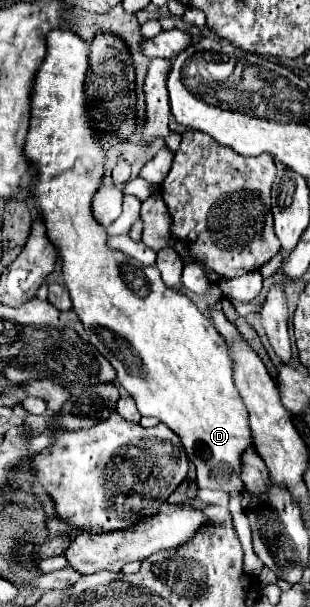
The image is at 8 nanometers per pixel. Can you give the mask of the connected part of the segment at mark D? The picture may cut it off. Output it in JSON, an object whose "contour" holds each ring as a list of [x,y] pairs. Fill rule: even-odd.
{"contour":[[[70,28],[50,30],[44,42],[46,56],[38,68],[40,72],[36,72],[32,80],[30,130],[24,140],[24,156],[36,172],[36,180],[30,186],[32,204],[44,220],[48,240],[58,250],[62,278],[70,292],[74,310],[94,348],[116,368],[116,382],[134,398],[140,414],[160,418],[160,422],[180,436],[188,458],[196,466],[198,486],[228,492],[230,504],[236,508],[240,504],[238,490],[244,490],[244,484],[240,484],[238,478],[240,452],[252,446],[252,436],[246,422],[246,408],[232,384],[232,364],[226,352],[226,342],[184,292],[162,282],[156,266],[134,264],[130,256],[108,246],[106,228],[98,224],[92,212],[92,198],[102,184],[106,168],[106,146],[104,140],[94,134],[94,122],[88,116],[84,102],[90,48],[82,36]]]}

